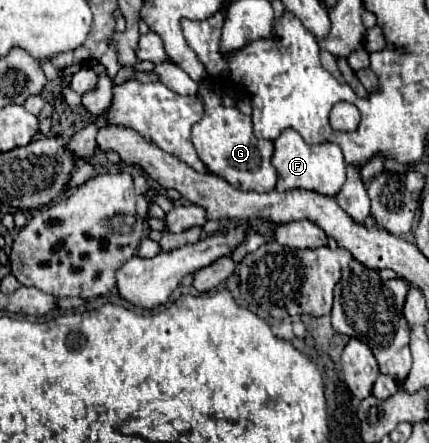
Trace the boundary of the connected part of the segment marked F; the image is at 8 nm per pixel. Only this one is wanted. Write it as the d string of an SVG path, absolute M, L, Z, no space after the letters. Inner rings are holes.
M287 128L273 144L275 144L275 152L273 152L271 164L277 170L275 190L285 192L293 188L305 188L305 190L313 190L325 196L335 196L339 188L343 186L347 170L345 170L343 152L339 150L339 146L335 146L335 142L323 142L323 144L309 146L303 142L303 138L295 130Z

